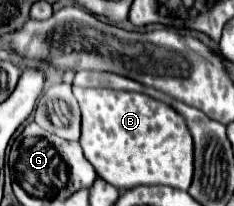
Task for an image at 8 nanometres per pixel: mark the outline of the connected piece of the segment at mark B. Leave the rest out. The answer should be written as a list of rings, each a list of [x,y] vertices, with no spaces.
[[[75,86],[81,88],[74,88],[74,96],[80,104],[80,112],[82,112],[82,134],[80,134],[80,146],[84,150],[84,156],[86,160],[94,166],[96,174],[110,182],[112,186],[116,186],[118,190],[128,190],[128,188],[134,188],[134,186],[140,186],[140,184],[166,184],[166,186],[172,186],[172,188],[180,188],[180,190],[188,190],[190,182],[192,182],[192,136],[188,132],[188,126],[184,122],[184,118],[180,114],[176,114],[176,110],[172,110],[168,104],[160,102],[160,100],[154,100],[146,94],[138,94],[138,92],[122,92],[122,90],[108,90],[108,88],[84,88],[83,86]]]

